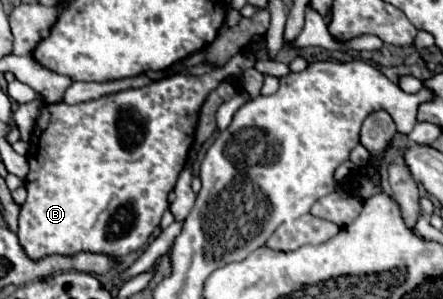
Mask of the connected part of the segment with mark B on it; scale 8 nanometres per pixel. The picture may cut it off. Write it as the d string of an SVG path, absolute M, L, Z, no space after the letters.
M239 53L219 71L215 69L203 75L171 75L139 89L125 89L77 105L45 103L37 115L27 153L27 201L21 205L17 231L25 253L31 259L55 253L75 255L79 251L125 257L145 245L169 207L167 197L187 163L187 155L195 141L193 135L199 111L207 95L215 91L225 77L237 75L253 65L253 57Z

